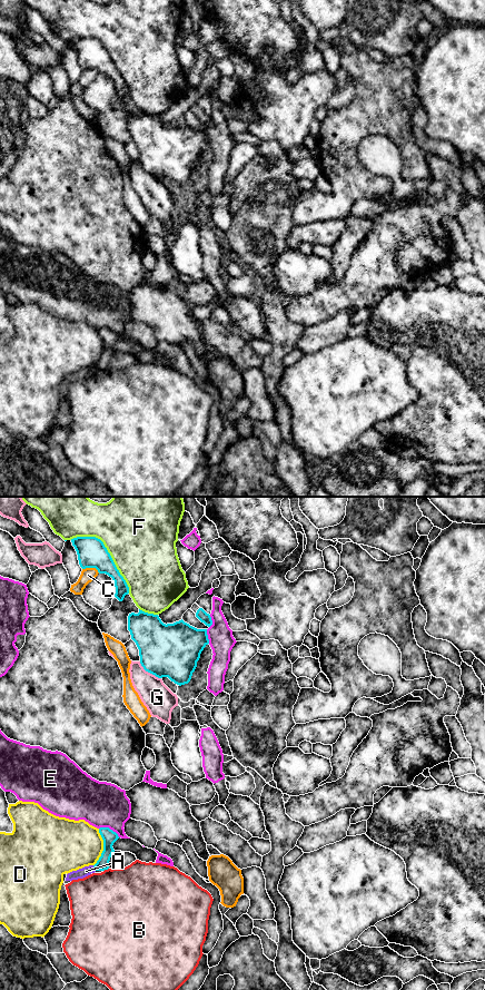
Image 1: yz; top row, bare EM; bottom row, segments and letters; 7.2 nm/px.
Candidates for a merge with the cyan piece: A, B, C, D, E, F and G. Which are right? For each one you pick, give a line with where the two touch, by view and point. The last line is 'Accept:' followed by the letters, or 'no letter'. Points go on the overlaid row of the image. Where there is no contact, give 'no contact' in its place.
Accept: no letter

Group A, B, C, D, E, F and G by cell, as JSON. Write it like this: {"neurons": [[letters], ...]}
{"neurons": [["A"], ["B"], ["C"], ["D"], ["E"], ["F"], ["G"]]}

